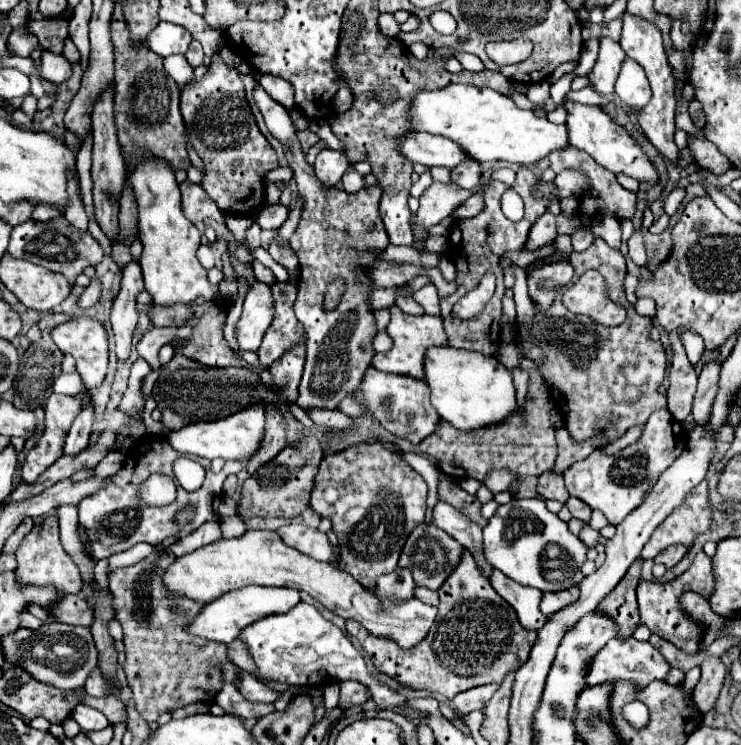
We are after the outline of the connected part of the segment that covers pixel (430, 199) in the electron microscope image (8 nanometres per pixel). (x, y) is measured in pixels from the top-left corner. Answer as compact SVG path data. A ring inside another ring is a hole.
M433 183L425 193L423 197L419 199L421 207L417 211L417 219L413 223L413 233L415 233L415 245L417 249L421 249L427 241L427 233L429 233L429 227L437 225L441 219L449 217L449 213L453 209L457 209L459 205L465 203L465 199L469 197L471 193L465 191L465 189L459 189L457 185L443 185L443 183Z

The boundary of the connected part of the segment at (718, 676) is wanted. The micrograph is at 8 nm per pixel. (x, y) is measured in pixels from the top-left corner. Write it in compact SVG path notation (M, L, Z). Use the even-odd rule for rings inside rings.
M705 657L701 663L701 681L697 683L693 691L693 701L697 701L697 709L701 709L701 715L713 709L717 695L723 687L725 679L725 665L719 657Z

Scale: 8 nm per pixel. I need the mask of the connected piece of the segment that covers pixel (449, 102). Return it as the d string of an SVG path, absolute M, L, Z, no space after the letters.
M447 85L445 89L417 93L411 103L409 123L413 131L451 137L477 161L535 165L549 153L569 147L565 125L555 125L547 117L537 117L533 111L519 109L511 97L493 89L479 89L473 85Z

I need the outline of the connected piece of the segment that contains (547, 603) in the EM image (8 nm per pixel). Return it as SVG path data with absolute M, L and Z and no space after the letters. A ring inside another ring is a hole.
M571 587L561 593L545 593L543 601L541 601L541 611L545 615L553 615L553 613L565 609L567 605L571 605L573 601L577 601L577 597L579 597L579 587Z

